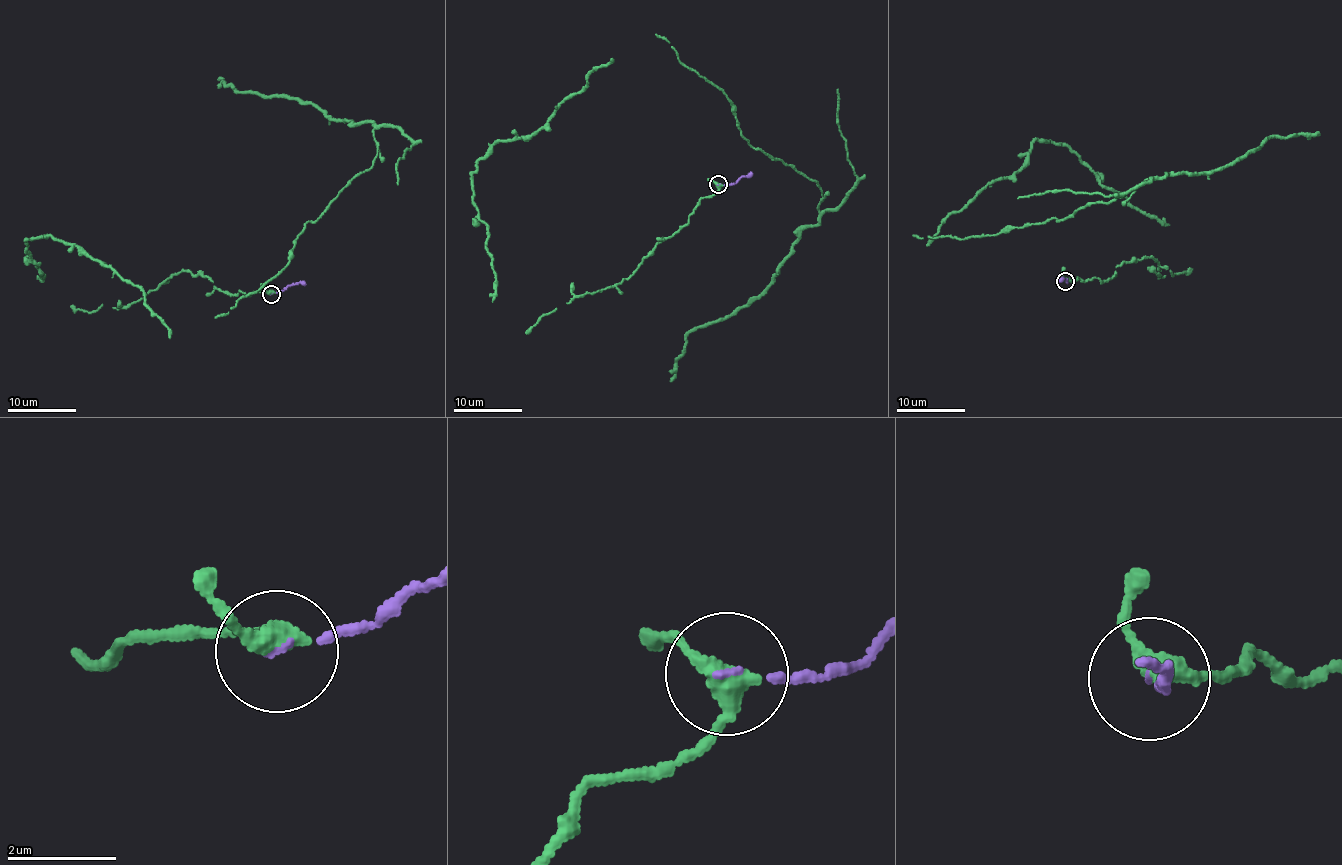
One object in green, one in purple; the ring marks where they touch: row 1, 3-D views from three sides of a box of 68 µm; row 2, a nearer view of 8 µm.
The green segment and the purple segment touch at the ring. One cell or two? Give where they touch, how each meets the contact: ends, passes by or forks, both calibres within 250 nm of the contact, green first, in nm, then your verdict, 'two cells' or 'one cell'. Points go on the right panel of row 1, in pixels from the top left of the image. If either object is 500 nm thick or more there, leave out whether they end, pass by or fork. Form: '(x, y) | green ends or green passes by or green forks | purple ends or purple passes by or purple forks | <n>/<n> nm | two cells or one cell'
(1065, 281) | green passes by | purple ends | 340/90 nm | one cell

